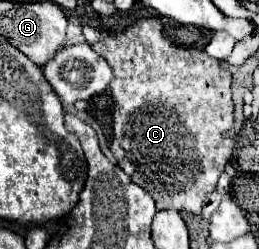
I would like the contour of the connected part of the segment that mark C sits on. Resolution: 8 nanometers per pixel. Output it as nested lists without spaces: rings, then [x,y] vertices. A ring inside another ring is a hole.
[[[157,17],[141,19],[125,31],[115,33],[109,39],[101,39],[91,47],[111,65],[115,75],[111,81],[111,97],[115,101],[111,151],[119,167],[133,183],[143,187],[155,199],[157,209],[175,209],[199,215],[207,193],[215,189],[219,175],[234,152],[234,140],[225,133],[233,129],[231,71],[223,69],[219,61],[209,57],[203,49],[185,49],[171,43],[163,35],[163,23]],[[181,139],[185,139],[185,145],[179,145]]]

